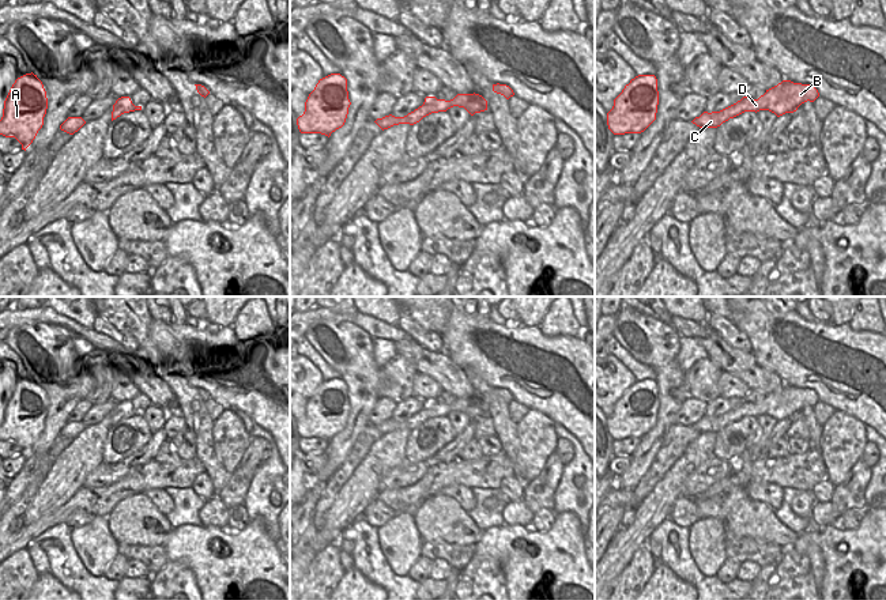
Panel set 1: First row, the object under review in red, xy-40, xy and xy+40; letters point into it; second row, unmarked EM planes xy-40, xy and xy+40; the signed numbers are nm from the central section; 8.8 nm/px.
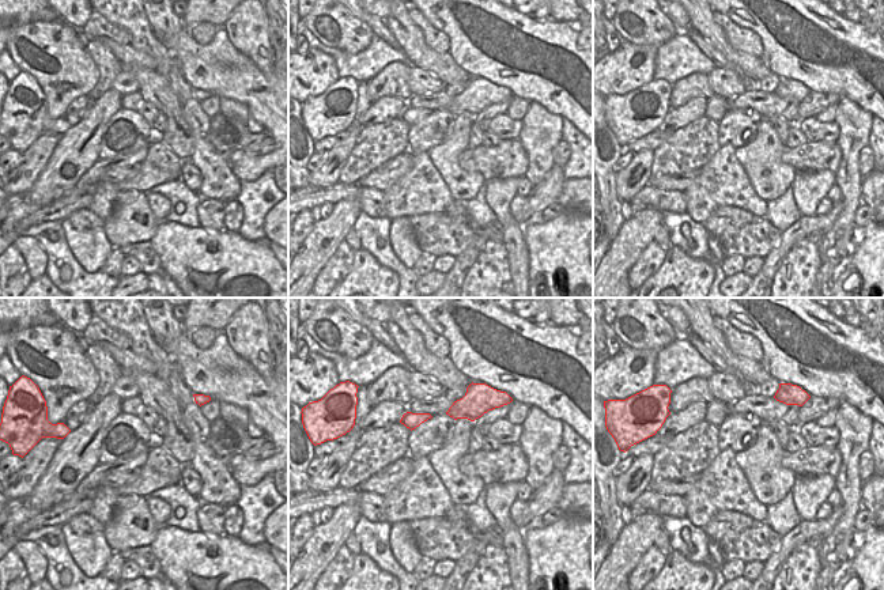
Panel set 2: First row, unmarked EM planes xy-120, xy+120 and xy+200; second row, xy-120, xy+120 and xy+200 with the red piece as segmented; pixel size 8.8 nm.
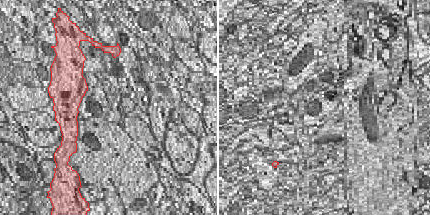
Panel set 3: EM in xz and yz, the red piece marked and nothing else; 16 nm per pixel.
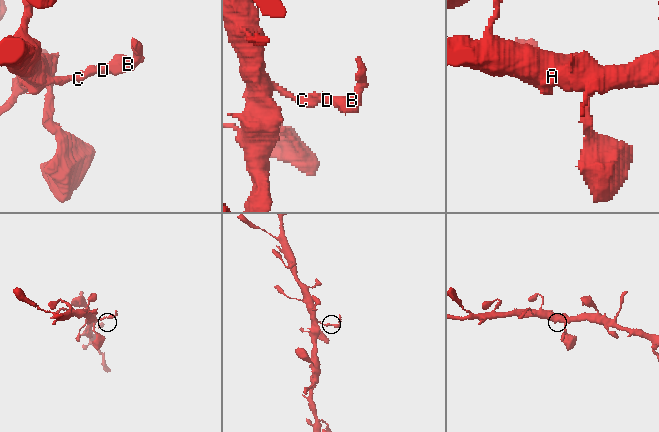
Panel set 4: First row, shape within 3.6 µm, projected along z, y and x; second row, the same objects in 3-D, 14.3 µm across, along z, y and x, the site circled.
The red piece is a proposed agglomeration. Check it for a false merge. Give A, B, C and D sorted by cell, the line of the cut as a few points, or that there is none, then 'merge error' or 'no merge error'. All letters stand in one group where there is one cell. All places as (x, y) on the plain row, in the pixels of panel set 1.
groups A / B C D; cut xy (394, 422), (396, 425), (395, 429); merge error

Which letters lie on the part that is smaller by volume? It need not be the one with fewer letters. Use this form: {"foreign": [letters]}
{"foreign": ["B", "C", "D"]}

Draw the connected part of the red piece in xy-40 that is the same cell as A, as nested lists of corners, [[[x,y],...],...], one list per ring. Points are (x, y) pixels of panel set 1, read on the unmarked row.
[[[37,380],[18,382],[4,405],[0,439],[15,442],[26,456],[44,430],[46,414],[46,396]]]

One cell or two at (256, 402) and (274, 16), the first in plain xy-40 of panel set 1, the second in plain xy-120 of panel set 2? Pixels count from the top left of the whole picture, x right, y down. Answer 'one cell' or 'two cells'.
two cells

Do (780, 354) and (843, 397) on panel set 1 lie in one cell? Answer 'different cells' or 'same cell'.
same cell

